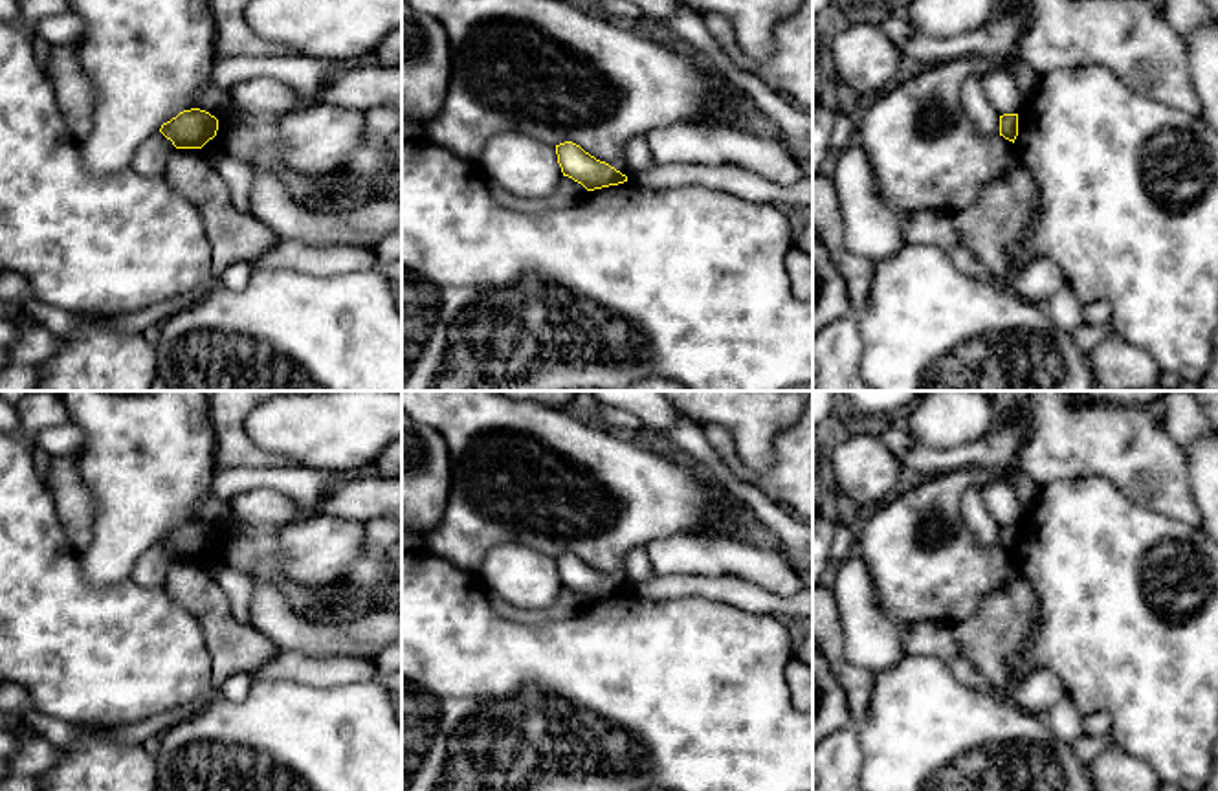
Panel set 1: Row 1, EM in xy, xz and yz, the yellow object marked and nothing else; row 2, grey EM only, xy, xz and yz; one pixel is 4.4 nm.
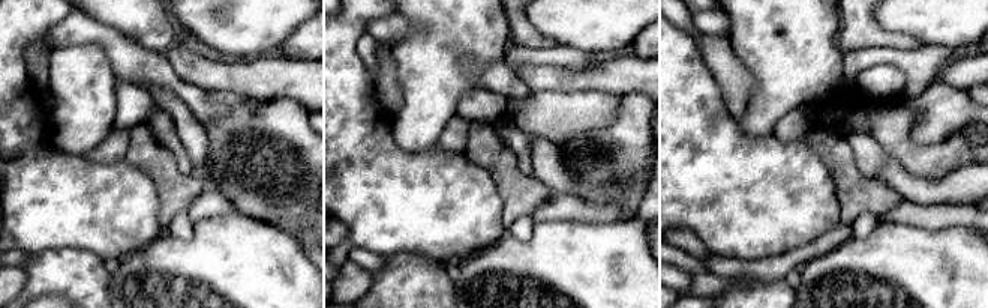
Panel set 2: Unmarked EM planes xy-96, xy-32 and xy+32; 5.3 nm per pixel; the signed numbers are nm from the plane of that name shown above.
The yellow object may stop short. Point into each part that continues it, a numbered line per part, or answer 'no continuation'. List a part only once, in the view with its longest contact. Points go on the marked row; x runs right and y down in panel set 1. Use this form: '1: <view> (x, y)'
no continuation

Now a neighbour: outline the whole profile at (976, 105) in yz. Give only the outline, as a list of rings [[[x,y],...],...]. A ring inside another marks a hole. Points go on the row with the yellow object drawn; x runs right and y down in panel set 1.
[[[970,75],[965,79],[961,86],[961,101],[965,114],[980,130],[980,134],[983,136],[1000,134],[1000,114],[991,106],[987,99],[981,77]]]

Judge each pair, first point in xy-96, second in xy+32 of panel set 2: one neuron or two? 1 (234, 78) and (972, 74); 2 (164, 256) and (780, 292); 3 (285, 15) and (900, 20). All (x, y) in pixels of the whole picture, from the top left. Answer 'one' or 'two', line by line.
1: one
2: two
3: one

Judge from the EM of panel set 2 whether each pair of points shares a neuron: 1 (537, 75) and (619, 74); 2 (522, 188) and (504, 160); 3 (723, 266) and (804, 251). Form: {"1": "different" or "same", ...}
{"1": "same", "2": "same", "3": "same"}

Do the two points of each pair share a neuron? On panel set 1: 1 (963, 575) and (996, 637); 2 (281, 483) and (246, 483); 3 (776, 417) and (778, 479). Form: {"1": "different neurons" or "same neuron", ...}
{"1": "different neurons", "2": "same neuron", "3": "different neurons"}

